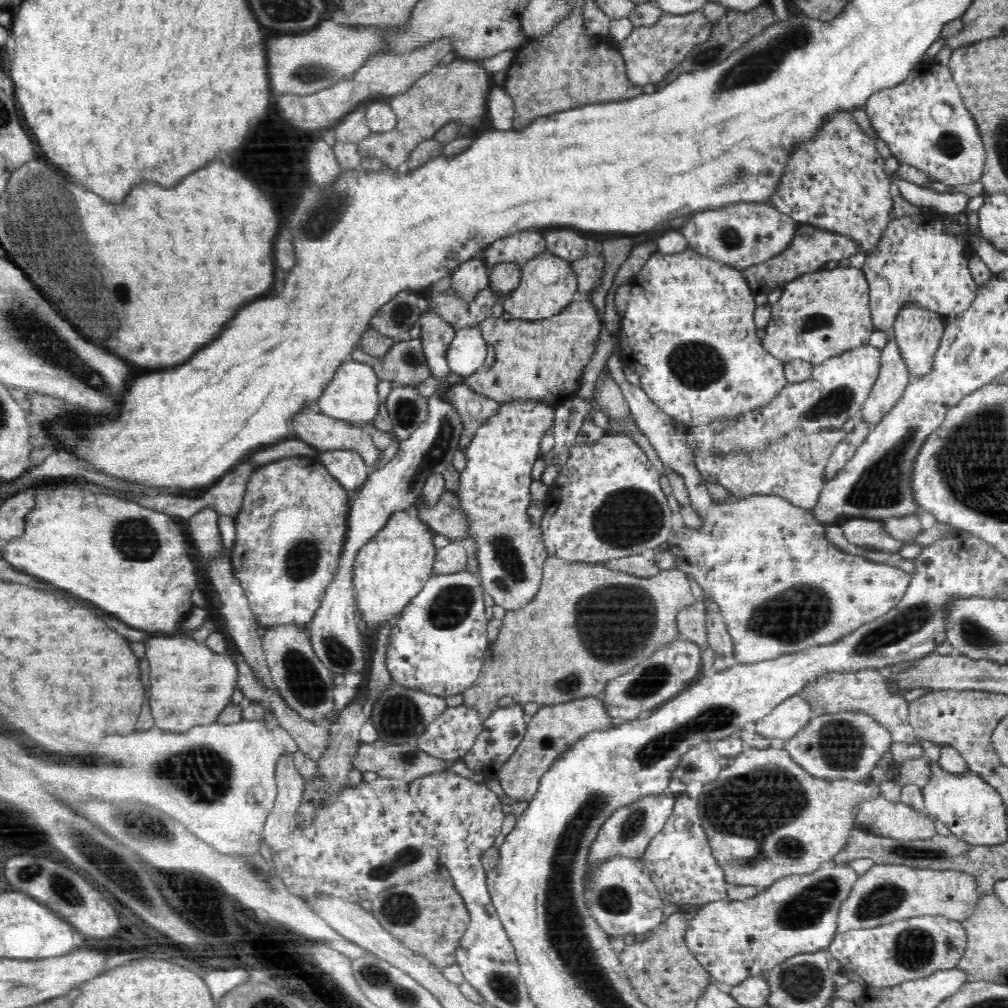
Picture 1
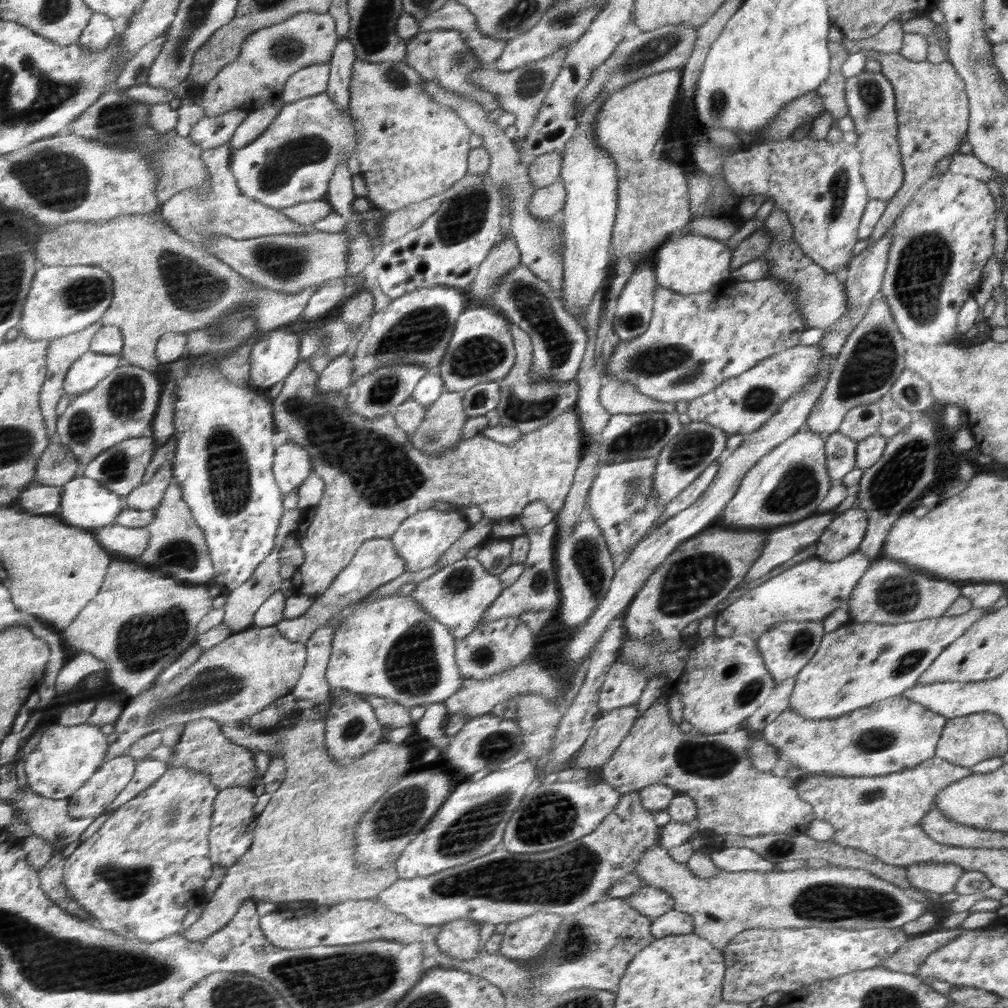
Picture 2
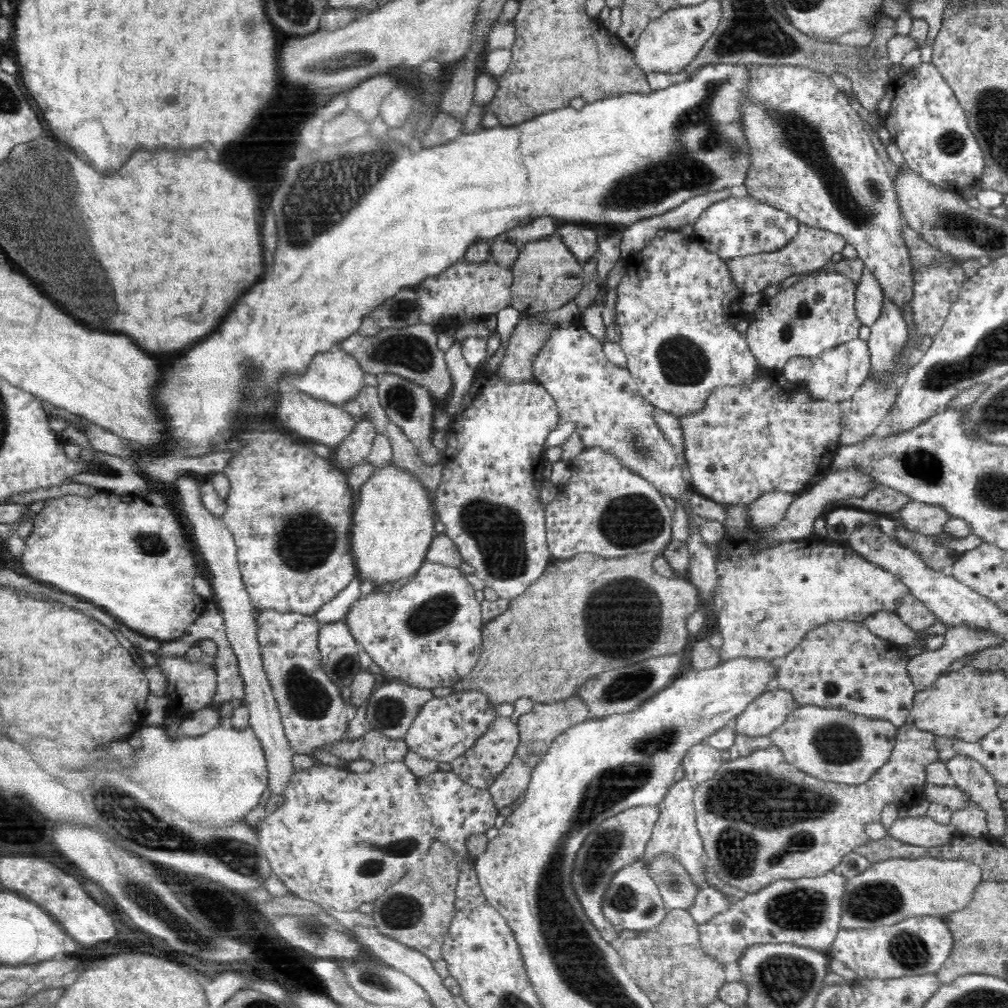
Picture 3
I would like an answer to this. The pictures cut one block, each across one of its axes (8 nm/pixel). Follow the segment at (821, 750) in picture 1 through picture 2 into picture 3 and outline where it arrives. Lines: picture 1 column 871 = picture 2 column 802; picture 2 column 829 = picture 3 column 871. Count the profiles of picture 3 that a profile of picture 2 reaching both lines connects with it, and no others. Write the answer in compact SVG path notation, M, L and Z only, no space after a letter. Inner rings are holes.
M814 705L797 707L788 714L780 728L772 730L769 737L785 756L788 763L814 776L818 780L848 785L864 784L881 766L888 762L895 745L897 728L888 720L872 719L838 708L819 708Z

